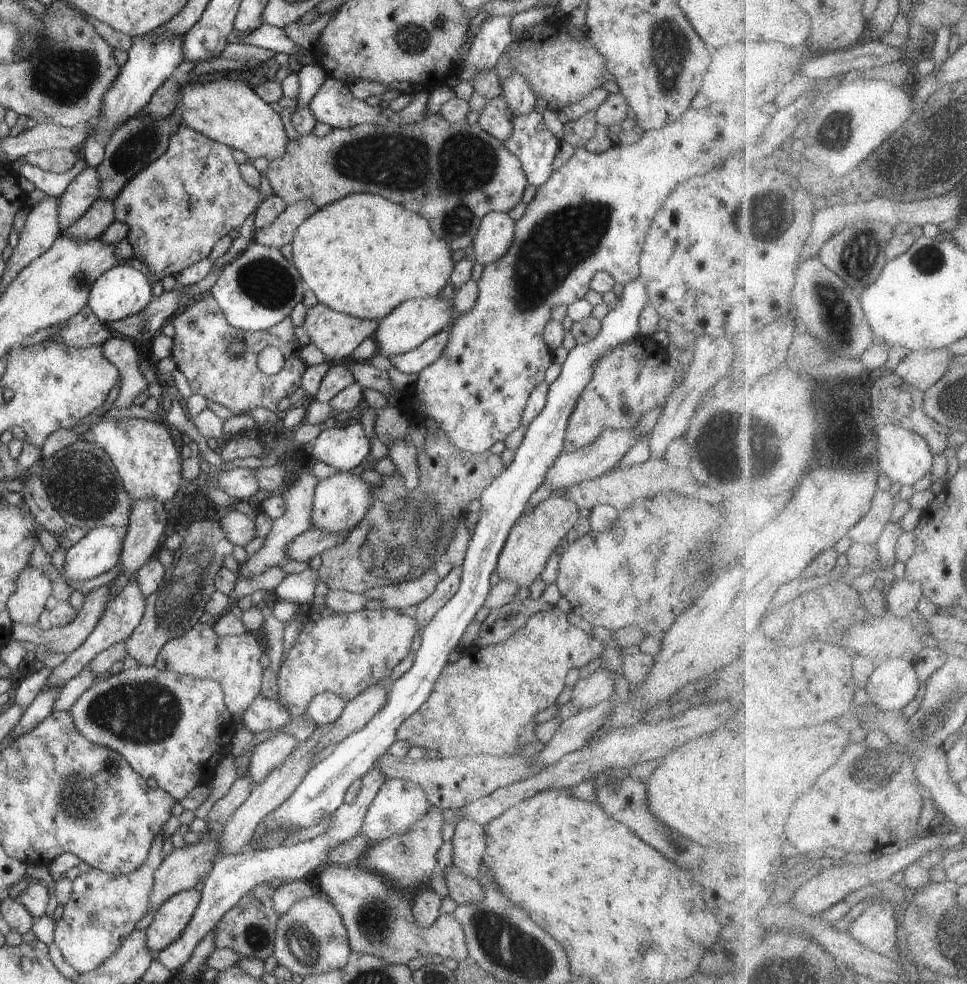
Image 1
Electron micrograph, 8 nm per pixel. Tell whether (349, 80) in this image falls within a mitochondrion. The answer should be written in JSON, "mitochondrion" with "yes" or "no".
{"mitochondrion":"no"}

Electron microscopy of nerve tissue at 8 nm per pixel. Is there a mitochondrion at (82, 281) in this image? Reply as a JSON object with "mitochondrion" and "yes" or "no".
{"mitochondrion":"no"}

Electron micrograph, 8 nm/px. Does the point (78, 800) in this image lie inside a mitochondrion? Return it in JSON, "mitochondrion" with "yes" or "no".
{"mitochondrion":"yes"}

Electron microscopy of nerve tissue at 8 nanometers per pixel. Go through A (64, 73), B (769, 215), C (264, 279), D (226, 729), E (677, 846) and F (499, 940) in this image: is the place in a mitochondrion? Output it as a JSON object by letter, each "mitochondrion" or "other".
{"A":"mitochondrion","B":"mitochondrion","C":"mitochondrion","D":"other","E":"mitochondrion","F":"mitochondrion"}

